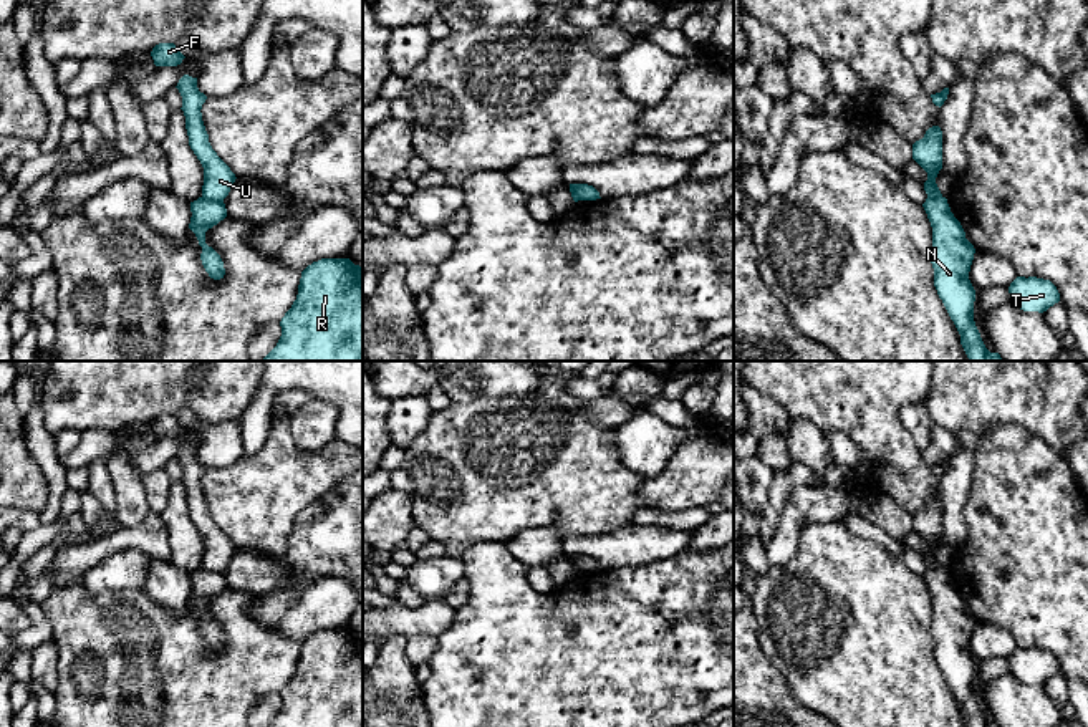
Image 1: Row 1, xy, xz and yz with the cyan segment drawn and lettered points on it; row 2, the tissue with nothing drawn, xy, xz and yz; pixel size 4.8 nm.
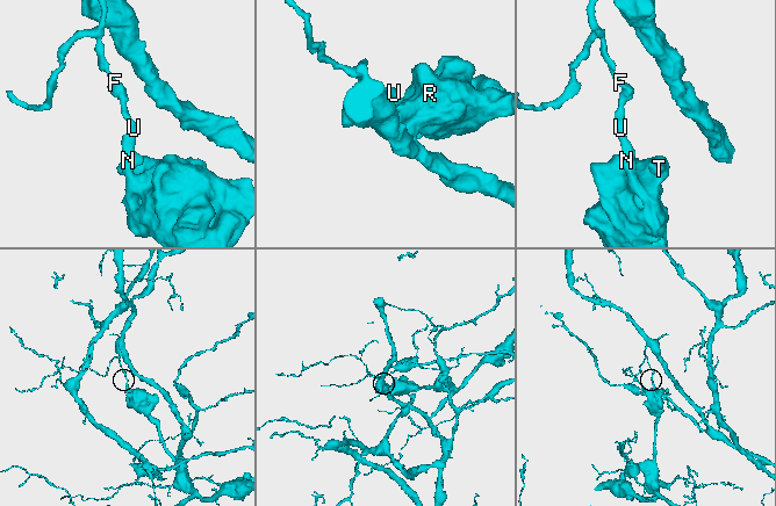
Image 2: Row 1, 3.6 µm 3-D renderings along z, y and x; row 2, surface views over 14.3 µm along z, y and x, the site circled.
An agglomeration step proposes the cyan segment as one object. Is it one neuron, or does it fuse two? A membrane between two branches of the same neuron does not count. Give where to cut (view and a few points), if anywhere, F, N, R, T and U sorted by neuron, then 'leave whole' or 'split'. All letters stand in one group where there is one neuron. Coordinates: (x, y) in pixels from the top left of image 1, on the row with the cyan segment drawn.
xy (202, 196), (222, 202) | F U / N R T | split

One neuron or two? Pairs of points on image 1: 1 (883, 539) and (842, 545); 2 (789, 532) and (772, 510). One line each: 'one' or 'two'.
1: two
2: two

